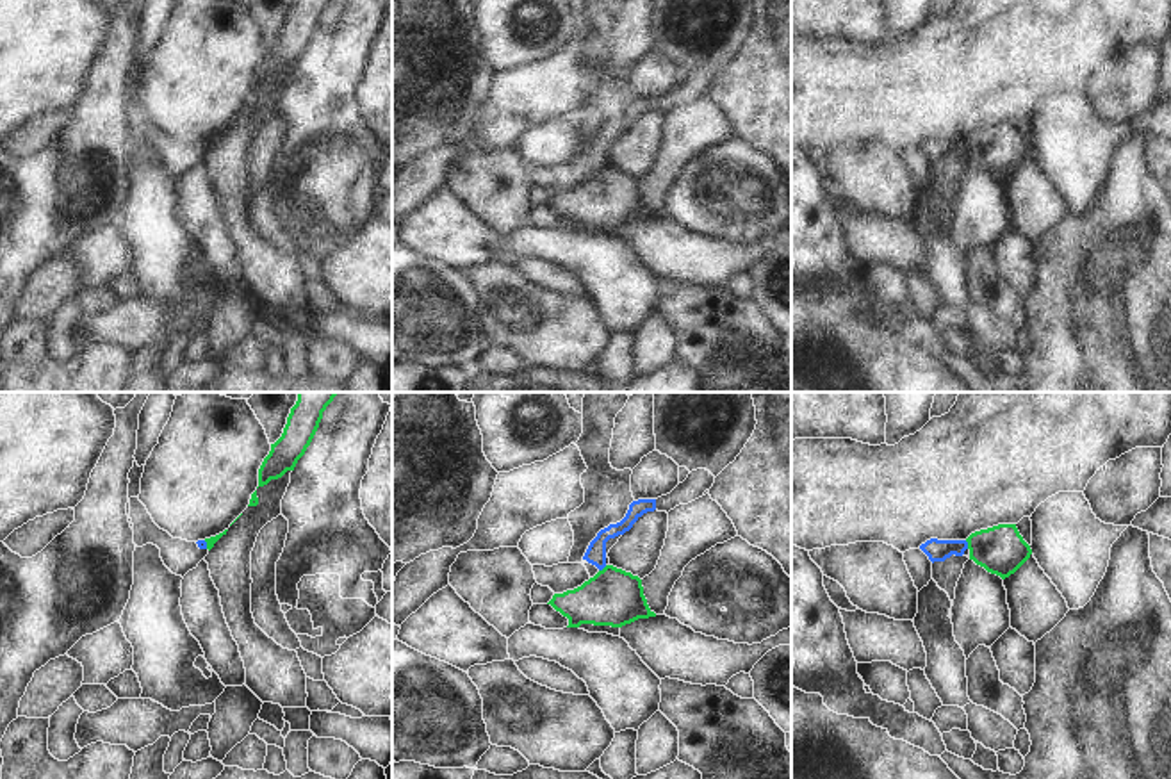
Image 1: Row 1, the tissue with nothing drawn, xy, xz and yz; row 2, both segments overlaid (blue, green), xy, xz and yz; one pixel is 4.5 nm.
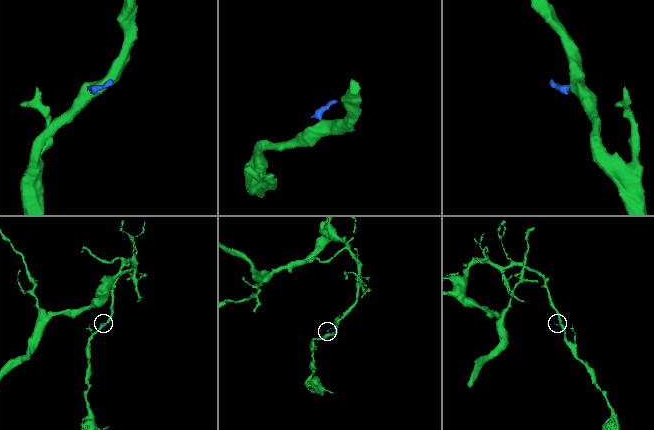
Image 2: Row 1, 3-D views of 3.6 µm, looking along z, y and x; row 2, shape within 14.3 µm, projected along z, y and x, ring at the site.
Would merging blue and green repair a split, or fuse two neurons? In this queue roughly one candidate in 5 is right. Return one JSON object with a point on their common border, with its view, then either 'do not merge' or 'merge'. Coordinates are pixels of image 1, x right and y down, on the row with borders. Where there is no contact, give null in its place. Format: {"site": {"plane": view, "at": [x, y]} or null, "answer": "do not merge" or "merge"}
{"site": {"plane": "yz", "at": [966, 544]}, "answer": "do not merge"}

